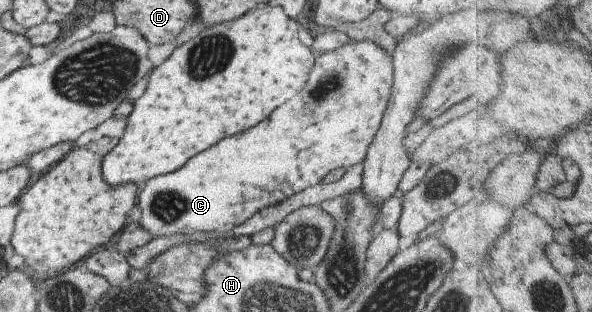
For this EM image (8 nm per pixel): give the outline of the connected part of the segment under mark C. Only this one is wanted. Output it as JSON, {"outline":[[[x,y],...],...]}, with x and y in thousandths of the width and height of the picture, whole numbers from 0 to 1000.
{"outline":[[[593,131],[559,167],[549,167],[546,176],[539,176],[530,189],[529,215],[519,240],[519,260],[515,272],[508,279],[508,292],[488,324],[488,330],[478,330],[475,343],[468,343],[458,369],[451,369],[451,381],[438,388],[434,401],[427,401],[424,413],[404,426],[404,433],[390,433],[390,439],[380,439],[373,446],[373,458],[363,458],[360,471],[350,471],[346,484],[333,490],[329,503],[323,503],[309,535],[302,535],[299,548],[285,554],[285,561],[272,561],[262,571],[252,574],[252,580],[242,587],[231,615],[230,657],[235,660],[233,721],[242,728],[243,740],[257,760],[279,760],[279,756],[299,756],[311,769],[321,763],[341,763],[345,747],[383,747],[390,740],[394,728],[407,721],[412,708],[417,708],[427,689],[434,683],[438,670],[451,663],[451,657],[468,657],[471,644],[485,638],[488,625],[522,599],[522,593],[532,593],[539,587],[546,567],[552,564],[552,554],[564,548],[566,542],[586,538],[601,522],[613,519],[618,503],[620,478],[625,471],[628,449],[633,442],[637,420],[640,417],[647,362],[650,359],[662,279],[662,196],[660,176],[654,163],[647,163],[647,151],[640,151],[637,138],[627,138],[627,131]]]}

